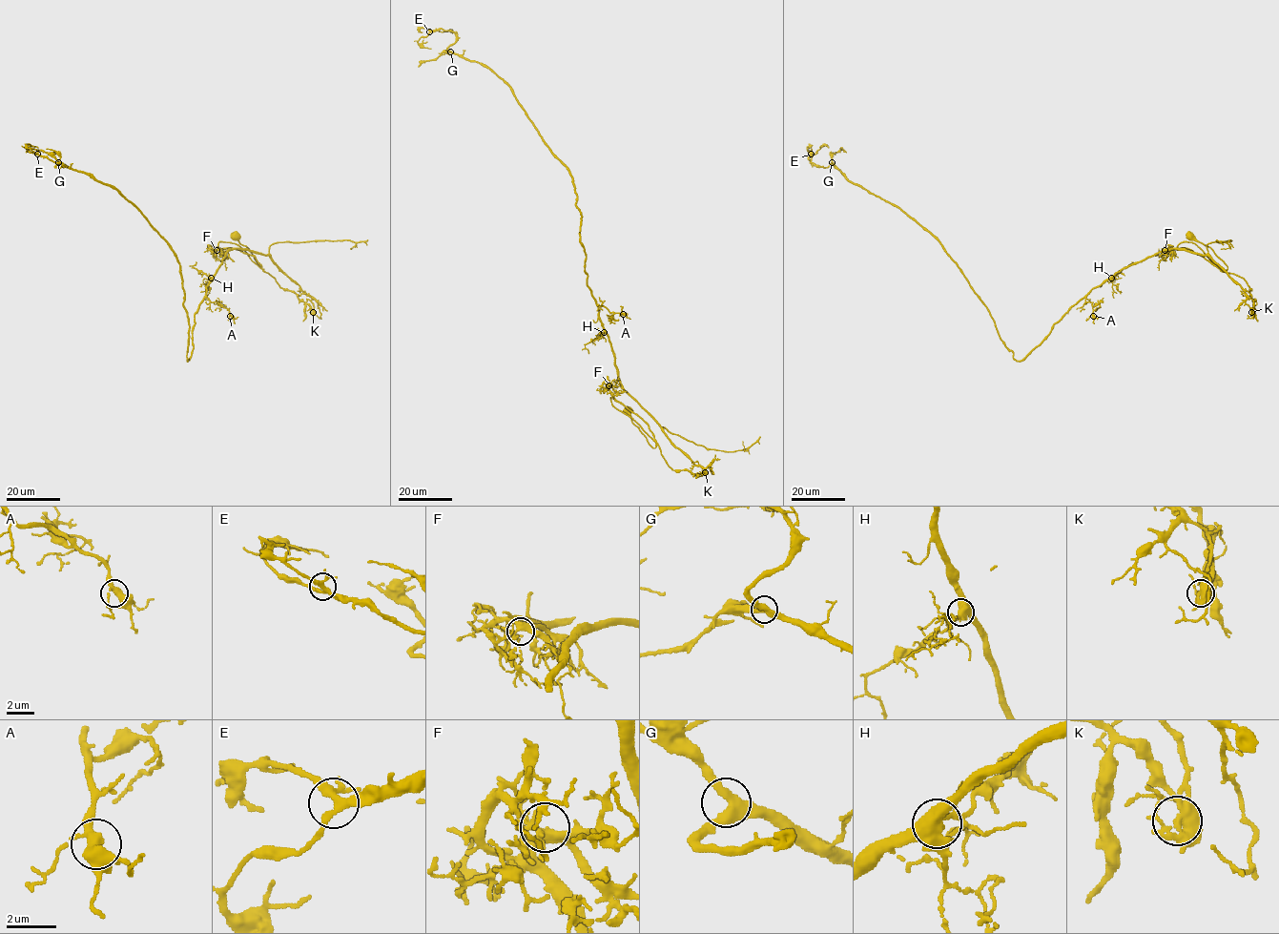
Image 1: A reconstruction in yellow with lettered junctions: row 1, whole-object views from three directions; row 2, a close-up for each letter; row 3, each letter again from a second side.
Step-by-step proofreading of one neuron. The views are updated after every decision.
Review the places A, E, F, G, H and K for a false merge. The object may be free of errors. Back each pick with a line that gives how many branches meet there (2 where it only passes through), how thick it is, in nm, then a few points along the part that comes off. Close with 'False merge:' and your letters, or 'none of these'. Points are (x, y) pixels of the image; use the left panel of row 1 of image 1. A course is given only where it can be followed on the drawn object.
K: Branches: 5. Thickness 440 nm. Course of the part to remove: (312, 312), (295, 293), (281, 288), (252, 256), (238, 250), (216, 248), (226, 258), (225, 270)
False merge: K

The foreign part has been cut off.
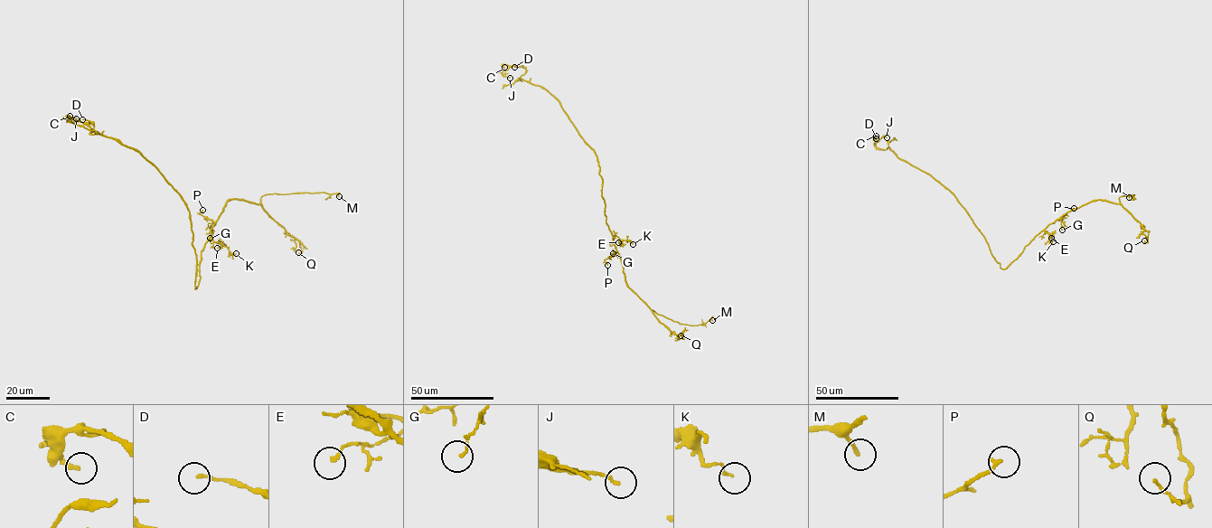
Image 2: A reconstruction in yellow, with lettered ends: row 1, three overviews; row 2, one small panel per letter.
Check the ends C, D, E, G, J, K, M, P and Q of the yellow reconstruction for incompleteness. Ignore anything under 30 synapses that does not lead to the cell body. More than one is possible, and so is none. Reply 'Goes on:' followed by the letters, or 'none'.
Goes on: none

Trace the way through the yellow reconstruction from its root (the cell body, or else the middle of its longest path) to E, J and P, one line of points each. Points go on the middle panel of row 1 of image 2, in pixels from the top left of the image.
E: (602, 185), (606, 223), (611, 233), (624, 244), (618, 242)
J: (602, 185), (596, 153), (560, 103), (545, 89), (522, 80), (523, 67), (515, 65), (502, 72), (510, 78)
P: (602, 185), (606, 223), (616, 251), (605, 260), (607, 265)

